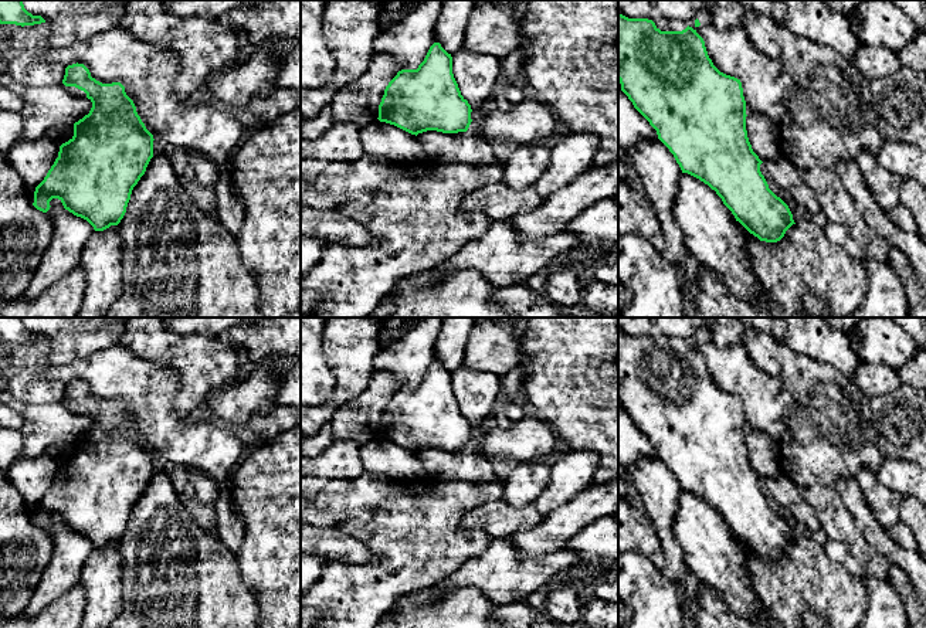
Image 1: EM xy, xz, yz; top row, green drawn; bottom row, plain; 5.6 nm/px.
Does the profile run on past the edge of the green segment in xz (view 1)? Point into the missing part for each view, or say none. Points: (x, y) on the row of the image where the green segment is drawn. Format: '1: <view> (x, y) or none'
1: none

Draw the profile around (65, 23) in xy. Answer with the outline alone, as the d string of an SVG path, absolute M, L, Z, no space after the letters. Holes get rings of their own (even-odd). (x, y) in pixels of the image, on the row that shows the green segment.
M23 0L24 9L45 21L34 26L0 24L0 57L11 68L16 82L26 86L60 86L65 67L45 64L41 57L95 34L118 27L126 4L89 3L72 6L67 0Z

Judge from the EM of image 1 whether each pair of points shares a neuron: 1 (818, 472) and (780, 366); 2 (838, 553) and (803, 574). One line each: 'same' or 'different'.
1: same
2: different

